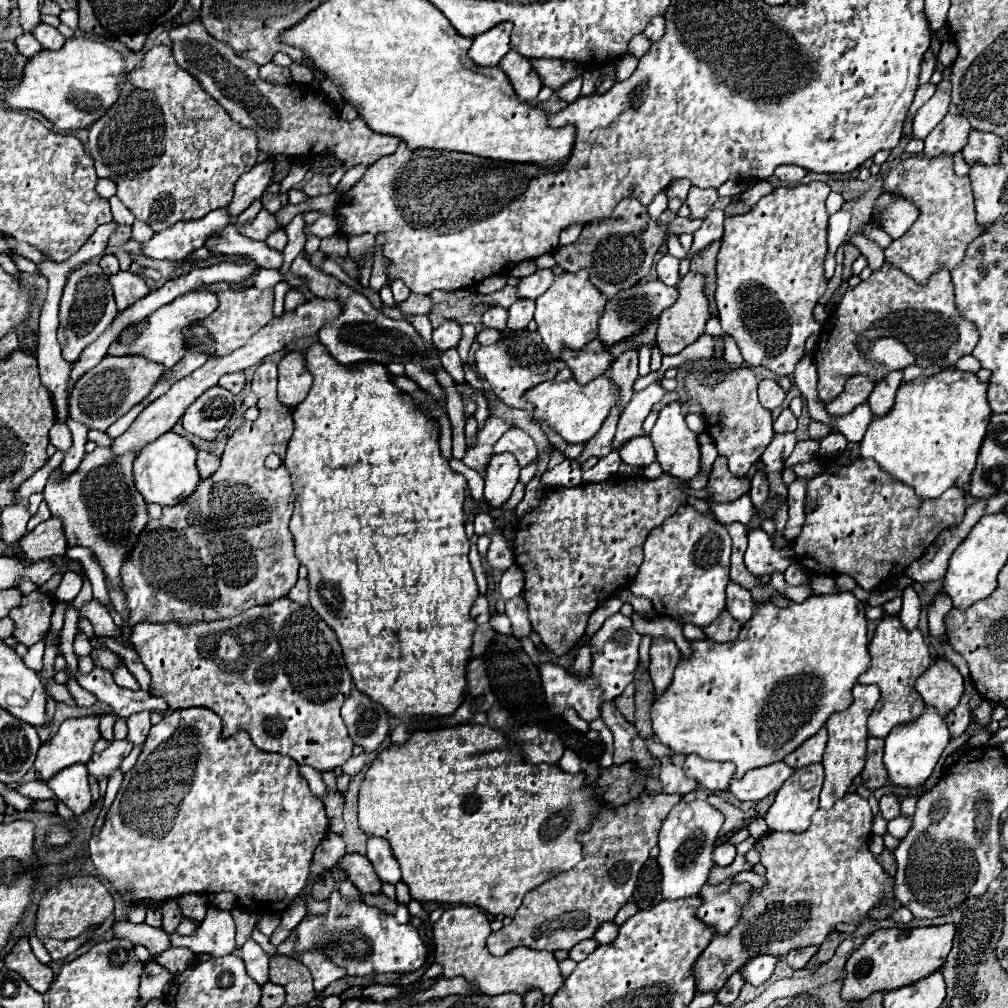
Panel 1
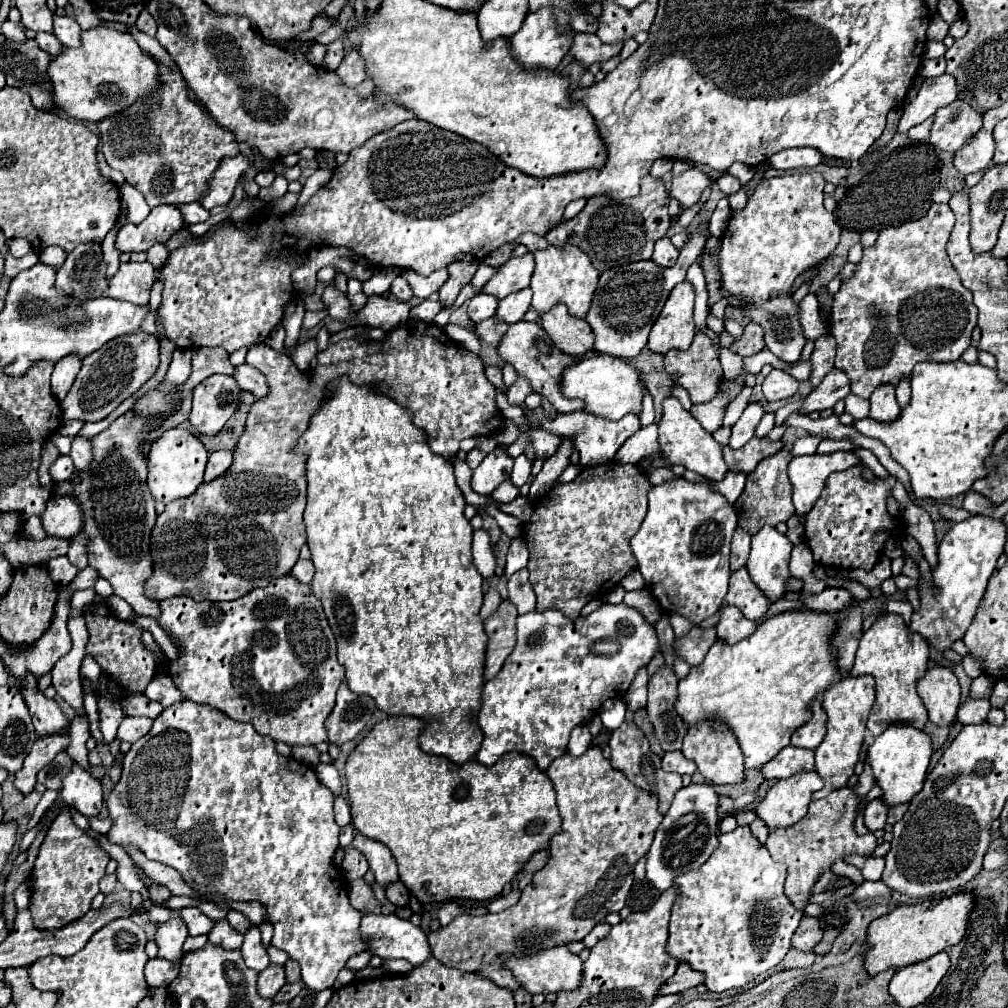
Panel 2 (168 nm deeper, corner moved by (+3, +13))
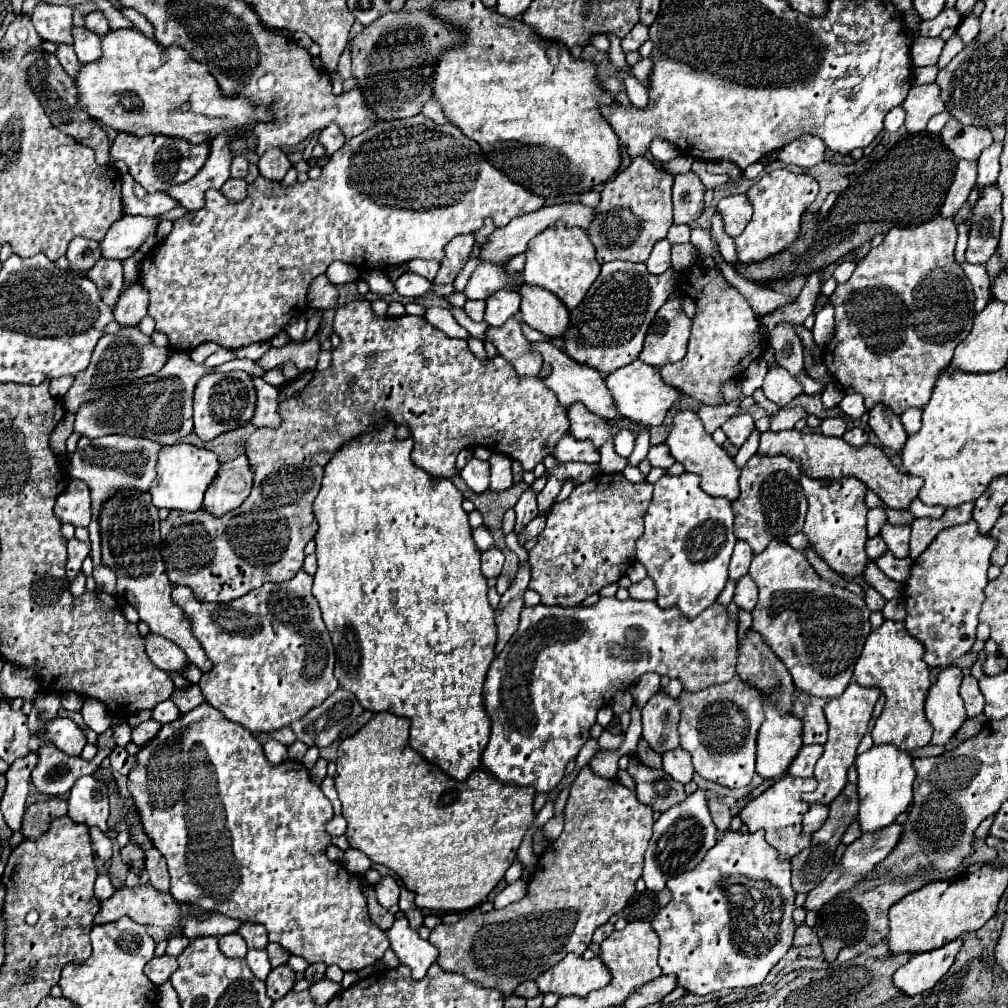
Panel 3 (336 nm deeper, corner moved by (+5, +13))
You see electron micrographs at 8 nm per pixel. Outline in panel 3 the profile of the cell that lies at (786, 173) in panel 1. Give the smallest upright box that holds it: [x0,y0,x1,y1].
[777,135,825,167]

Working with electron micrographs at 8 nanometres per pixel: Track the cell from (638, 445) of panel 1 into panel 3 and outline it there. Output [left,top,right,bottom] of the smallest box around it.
[647,443,675,469]

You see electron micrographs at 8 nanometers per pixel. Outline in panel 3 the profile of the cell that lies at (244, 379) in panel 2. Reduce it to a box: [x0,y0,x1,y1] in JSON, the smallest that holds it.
[253,377,279,427]

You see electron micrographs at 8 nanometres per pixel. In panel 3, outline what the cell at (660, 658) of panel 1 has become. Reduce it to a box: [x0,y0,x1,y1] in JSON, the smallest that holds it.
[641,693,679,755]

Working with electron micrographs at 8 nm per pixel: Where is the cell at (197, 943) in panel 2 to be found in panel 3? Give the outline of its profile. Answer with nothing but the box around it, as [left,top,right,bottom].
[145,955,177,985]

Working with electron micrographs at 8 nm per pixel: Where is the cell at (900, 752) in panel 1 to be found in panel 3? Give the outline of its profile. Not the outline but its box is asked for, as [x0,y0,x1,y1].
[855,745,915,833]

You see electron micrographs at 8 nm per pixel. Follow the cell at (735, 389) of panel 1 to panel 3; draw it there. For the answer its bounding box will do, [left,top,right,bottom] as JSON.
[721,413,755,447]

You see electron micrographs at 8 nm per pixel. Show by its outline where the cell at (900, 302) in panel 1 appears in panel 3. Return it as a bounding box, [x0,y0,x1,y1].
[823,217,975,415]

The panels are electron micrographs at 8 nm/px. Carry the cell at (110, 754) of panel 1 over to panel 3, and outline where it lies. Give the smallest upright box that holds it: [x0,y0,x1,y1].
[133,719,161,747]

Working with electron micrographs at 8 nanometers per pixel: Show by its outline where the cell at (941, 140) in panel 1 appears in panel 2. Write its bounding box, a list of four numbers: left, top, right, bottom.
[929,101,981,153]

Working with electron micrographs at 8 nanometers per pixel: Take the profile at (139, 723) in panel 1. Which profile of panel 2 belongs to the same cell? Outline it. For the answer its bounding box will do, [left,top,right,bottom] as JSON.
[121,693,163,719]

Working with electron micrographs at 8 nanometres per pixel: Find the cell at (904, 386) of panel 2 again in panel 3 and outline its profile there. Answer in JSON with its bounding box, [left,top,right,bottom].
[901,407,921,435]

